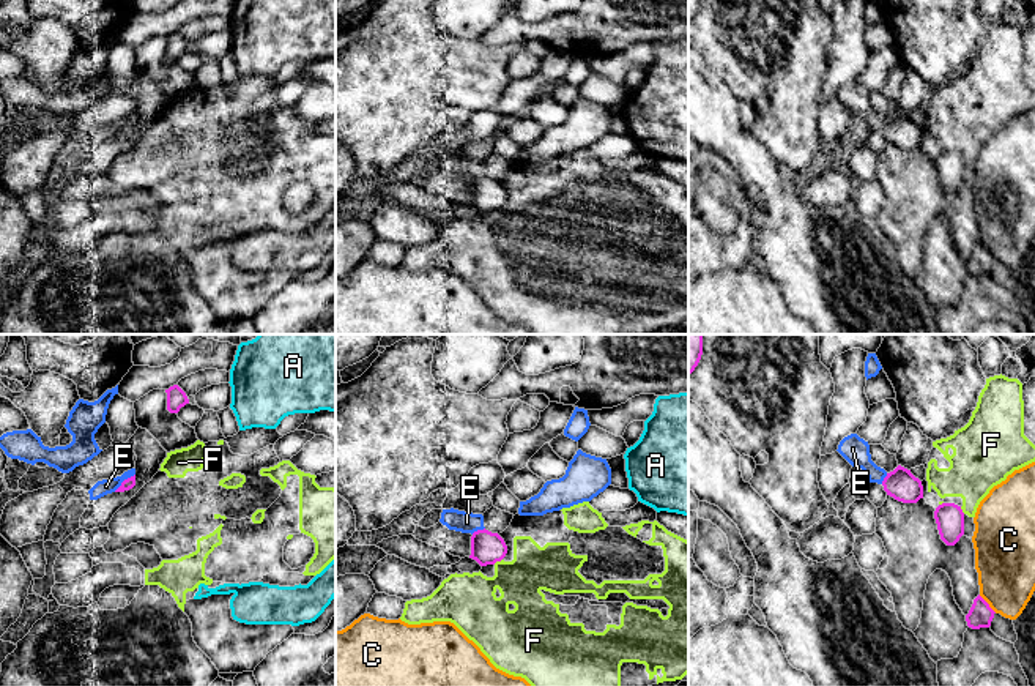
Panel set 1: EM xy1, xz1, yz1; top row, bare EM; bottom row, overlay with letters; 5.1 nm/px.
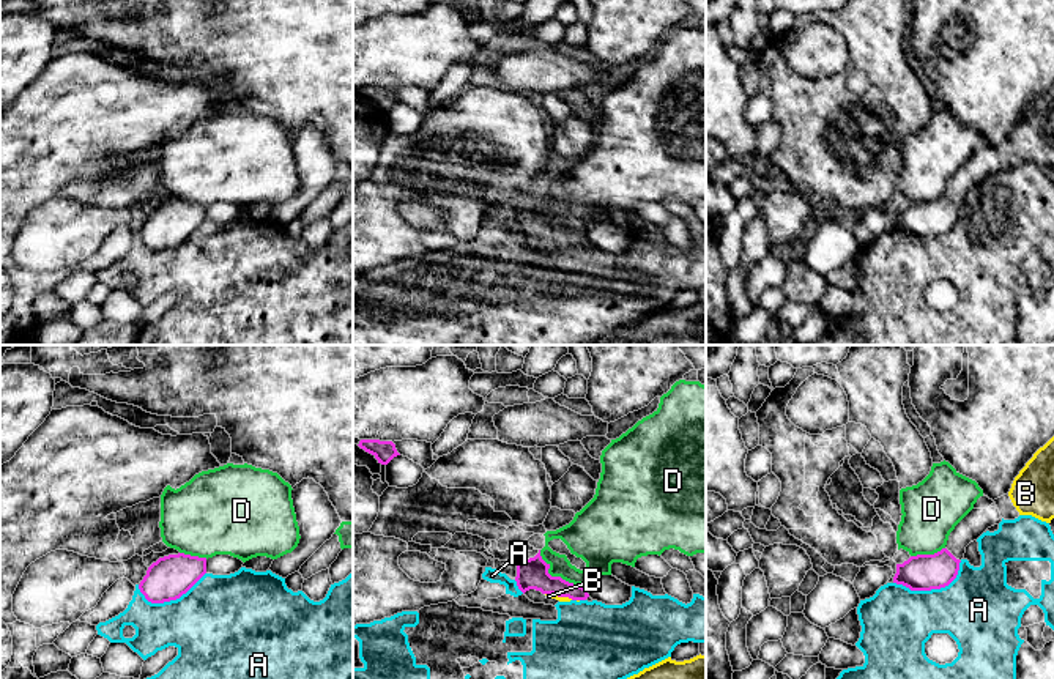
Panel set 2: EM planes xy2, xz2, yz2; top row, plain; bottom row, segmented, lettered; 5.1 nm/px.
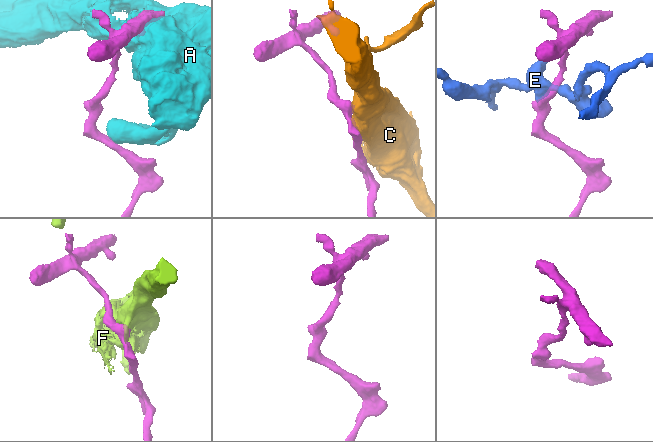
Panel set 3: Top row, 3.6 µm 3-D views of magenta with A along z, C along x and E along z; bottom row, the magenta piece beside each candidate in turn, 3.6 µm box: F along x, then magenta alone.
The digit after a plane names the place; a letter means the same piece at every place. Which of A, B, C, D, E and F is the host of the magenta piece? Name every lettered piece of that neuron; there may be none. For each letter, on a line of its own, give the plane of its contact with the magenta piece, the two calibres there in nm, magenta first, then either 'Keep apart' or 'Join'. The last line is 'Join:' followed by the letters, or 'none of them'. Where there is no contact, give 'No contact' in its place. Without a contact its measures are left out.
A: Touches magenta in yz2. Thickness 190 nm (magenta) against 380 nm. Keep apart
B: Touches magenta in xz2. Thickness 160 nm (magenta) against 30 nm. Join
C: Touches magenta in yz1. Thickness 130 nm (magenta) against 300 nm. Keep apart
D: Touches magenta in xz2. Thickness 160 nm (magenta) against 200 nm. Keep apart
E: Touches magenta in xy1. Thickness 60 nm (magenta) against 80 nm. Keep apart
F: Touches magenta in xz1. Thickness 170 nm (magenta) against 280 nm. Keep apart
Join: B

